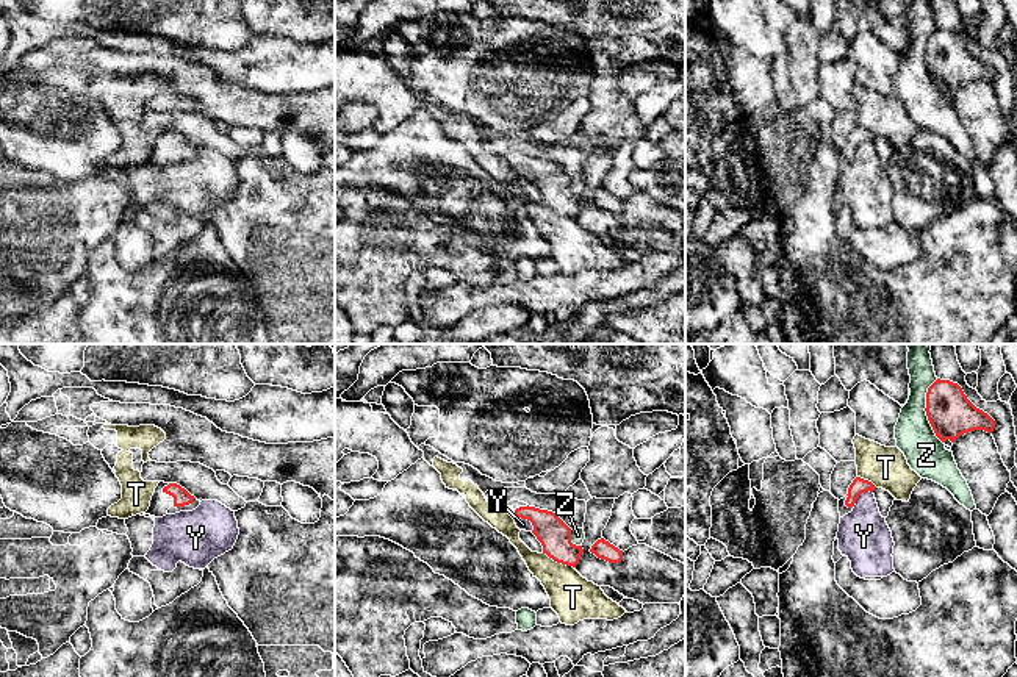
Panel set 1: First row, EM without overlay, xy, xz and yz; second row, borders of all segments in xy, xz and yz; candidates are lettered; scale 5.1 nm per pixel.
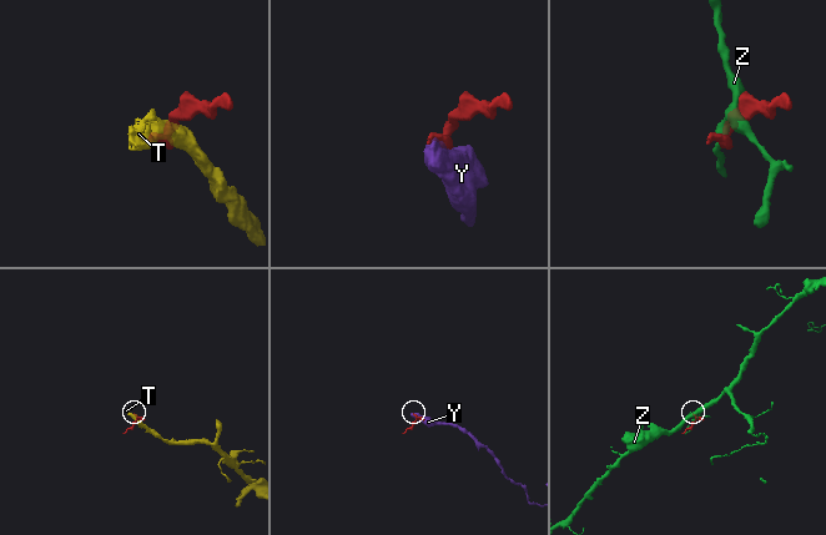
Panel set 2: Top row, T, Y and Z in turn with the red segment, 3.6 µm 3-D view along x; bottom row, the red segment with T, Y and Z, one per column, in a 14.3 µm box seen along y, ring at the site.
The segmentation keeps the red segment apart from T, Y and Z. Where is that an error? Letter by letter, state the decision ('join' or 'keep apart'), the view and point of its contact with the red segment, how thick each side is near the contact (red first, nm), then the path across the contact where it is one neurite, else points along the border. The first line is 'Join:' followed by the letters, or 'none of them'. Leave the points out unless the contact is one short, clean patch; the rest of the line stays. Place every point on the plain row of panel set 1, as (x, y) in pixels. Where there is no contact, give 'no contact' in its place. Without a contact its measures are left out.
Join: none of them
T: keep apart | xz (559, 211) | 160/240 nm | along xz (543, 202), (573, 218)
Y: keep apart | xz (528, 169) | 160/60 nm
Z: keep apart | yz (925, 60) | 240/200 nm

